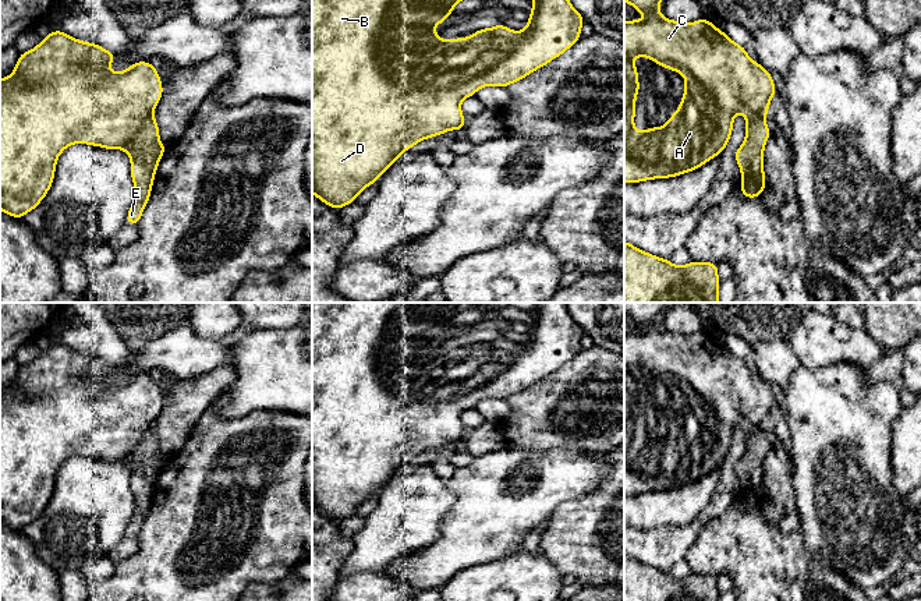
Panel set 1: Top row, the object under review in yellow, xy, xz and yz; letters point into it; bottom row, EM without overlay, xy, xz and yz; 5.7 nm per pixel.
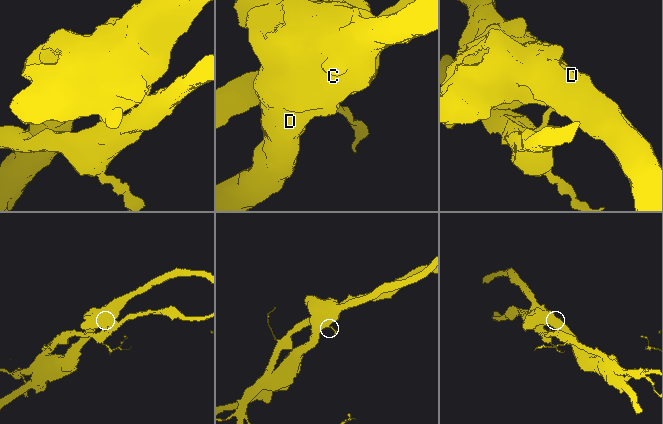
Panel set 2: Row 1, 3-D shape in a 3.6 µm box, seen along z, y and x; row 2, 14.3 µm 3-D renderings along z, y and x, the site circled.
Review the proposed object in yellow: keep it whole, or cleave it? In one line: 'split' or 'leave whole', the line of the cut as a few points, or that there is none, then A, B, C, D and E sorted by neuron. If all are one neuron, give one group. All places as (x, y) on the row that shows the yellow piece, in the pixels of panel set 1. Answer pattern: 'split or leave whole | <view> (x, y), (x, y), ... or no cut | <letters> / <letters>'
split | xy (151, 115), (124, 148) | A B C D / E

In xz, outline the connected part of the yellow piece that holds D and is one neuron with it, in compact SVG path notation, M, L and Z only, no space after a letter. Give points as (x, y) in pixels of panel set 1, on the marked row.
M312 0L312 192L330 208L339 211L353 204L362 190L376 183L403 152L419 141L450 130L460 130L464 121L460 106L463 99L474 96L486 85L507 88L562 56L581 38L580 29L585 22L585 18L568 0L531 0L534 8L529 13L527 28L521 32L514 32L499 22L495 28L474 31L471 38L461 36L443 42L440 33L433 33L431 29L453 14L453 7L458 1L461 0Z

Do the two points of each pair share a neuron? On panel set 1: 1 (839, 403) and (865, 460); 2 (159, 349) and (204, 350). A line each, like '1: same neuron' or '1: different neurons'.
1: same neuron
2: same neuron

